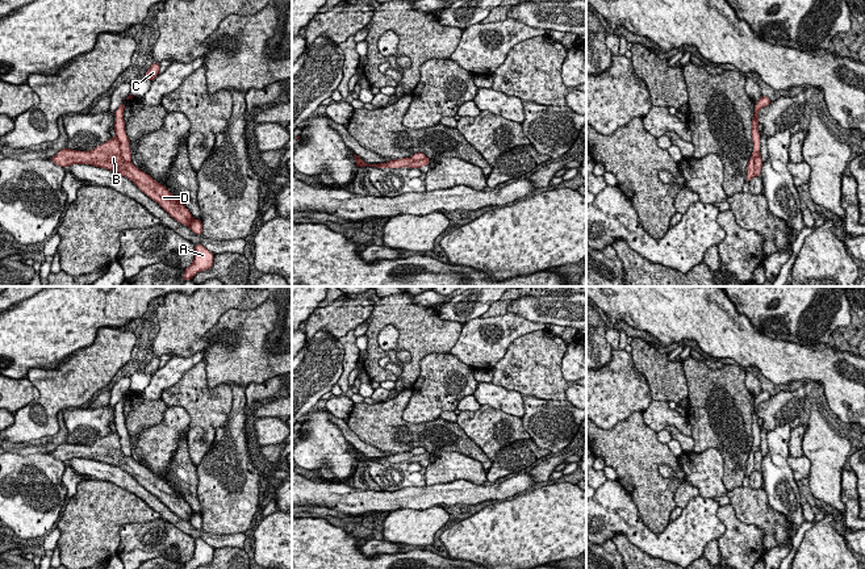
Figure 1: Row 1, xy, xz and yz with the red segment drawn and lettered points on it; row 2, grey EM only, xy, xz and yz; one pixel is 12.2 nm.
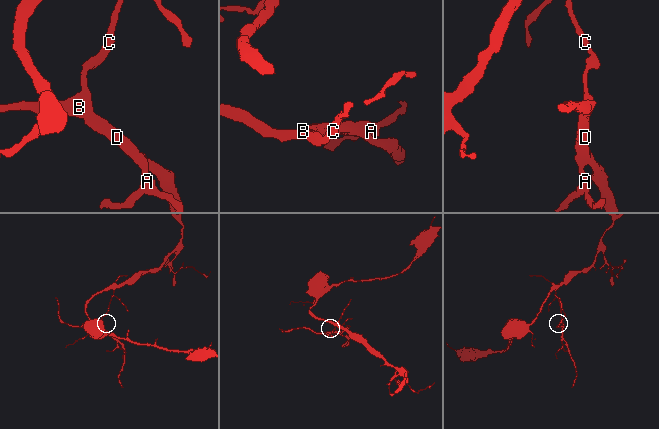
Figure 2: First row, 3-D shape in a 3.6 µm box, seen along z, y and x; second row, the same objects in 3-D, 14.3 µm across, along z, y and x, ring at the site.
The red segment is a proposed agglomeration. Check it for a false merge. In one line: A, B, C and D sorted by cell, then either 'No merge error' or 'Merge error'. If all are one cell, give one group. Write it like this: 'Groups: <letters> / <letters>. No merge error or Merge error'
Groups: A C / B D. Merge error

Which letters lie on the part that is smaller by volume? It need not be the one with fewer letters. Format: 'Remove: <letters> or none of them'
Remove: B, D

